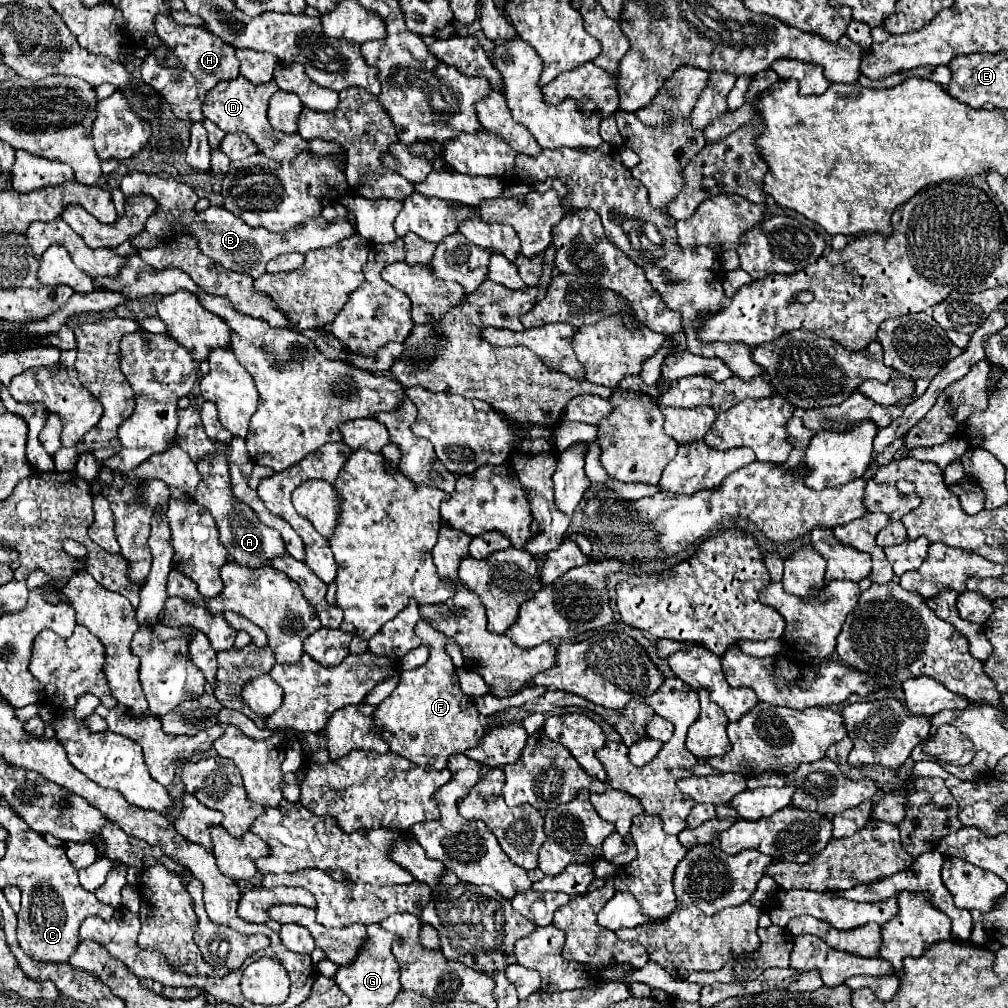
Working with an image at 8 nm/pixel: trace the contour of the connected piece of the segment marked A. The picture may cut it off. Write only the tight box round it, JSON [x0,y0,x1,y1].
[195,449,285,569]

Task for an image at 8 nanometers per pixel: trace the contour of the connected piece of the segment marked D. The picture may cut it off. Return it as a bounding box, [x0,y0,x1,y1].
[203,77,345,163]

